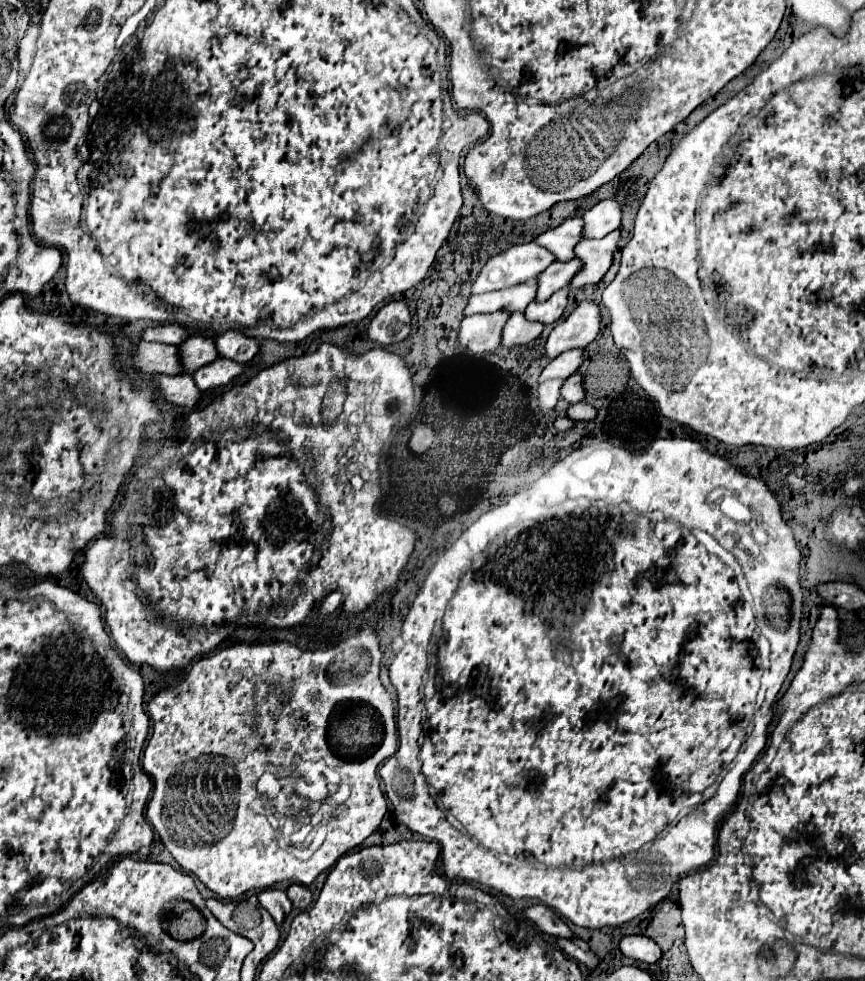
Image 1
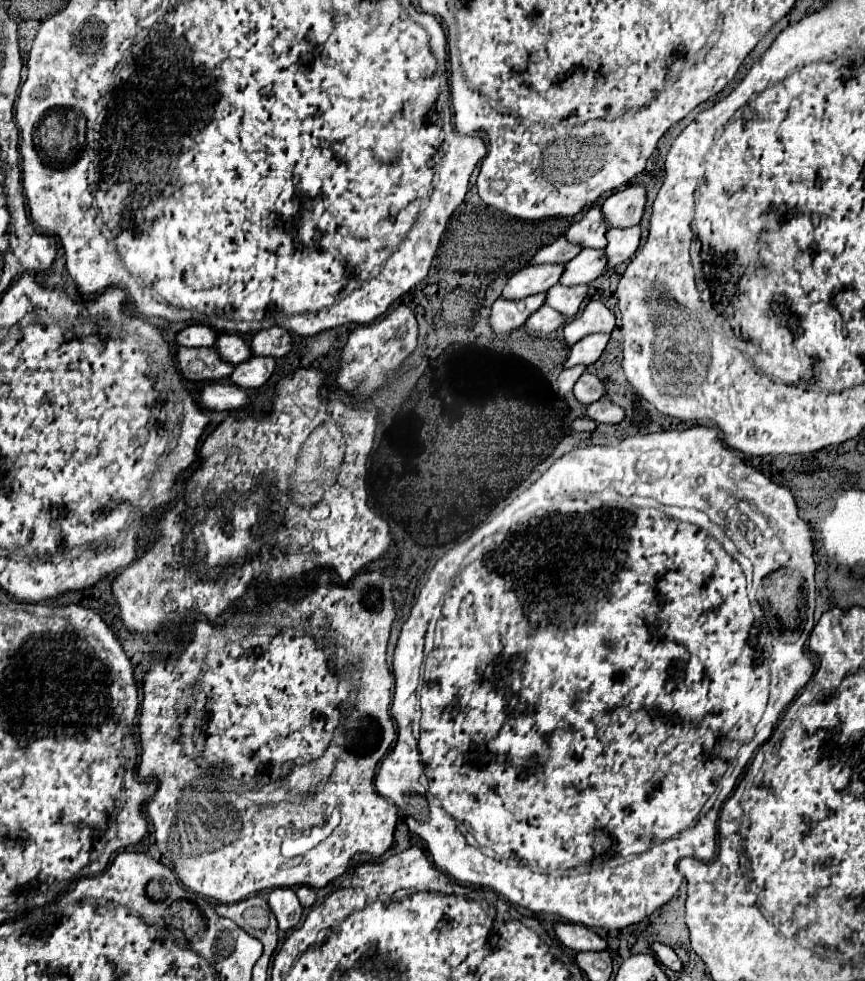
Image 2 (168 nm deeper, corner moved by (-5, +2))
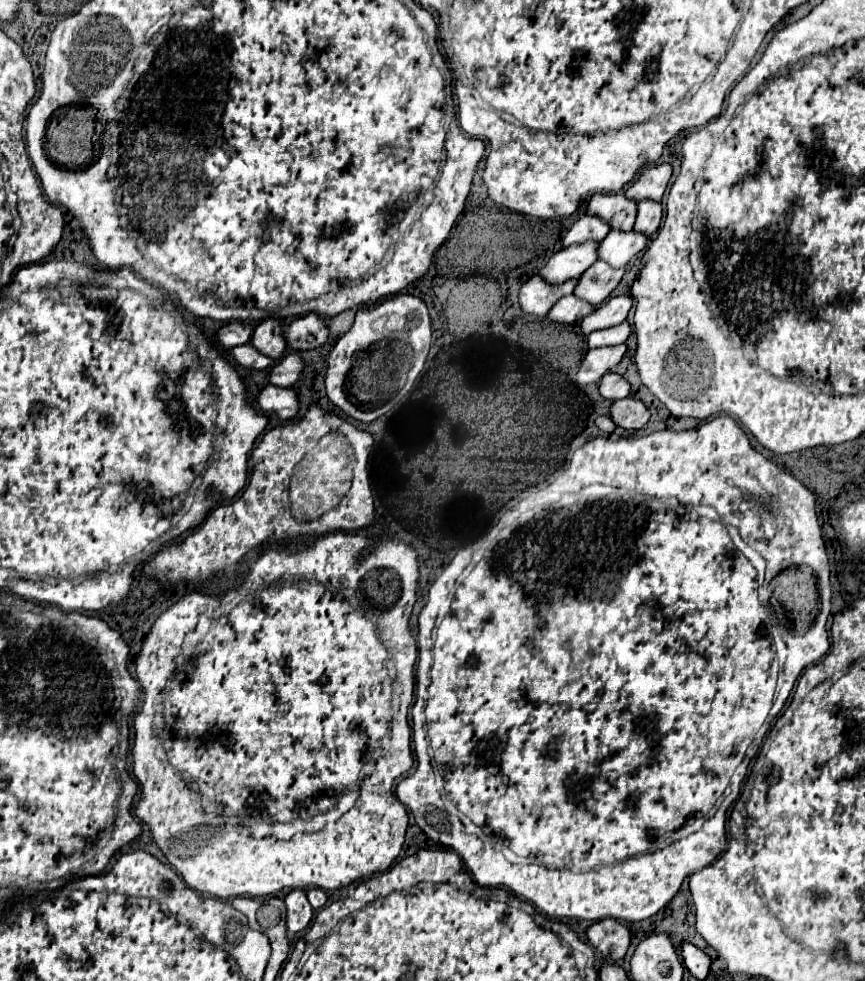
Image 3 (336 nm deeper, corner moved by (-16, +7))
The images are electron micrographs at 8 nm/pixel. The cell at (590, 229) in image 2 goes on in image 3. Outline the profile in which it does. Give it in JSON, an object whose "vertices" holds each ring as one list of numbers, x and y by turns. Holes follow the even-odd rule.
{"vertices":[[624,192,594,194,588,202,588,214,596,214,610,224,612,230,632,230,636,218,636,202,628,200]]}

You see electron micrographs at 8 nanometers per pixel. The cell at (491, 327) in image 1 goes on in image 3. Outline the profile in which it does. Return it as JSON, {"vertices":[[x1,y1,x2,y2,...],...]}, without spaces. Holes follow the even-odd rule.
{"vertices":[[532,276,528,282,522,284,520,288,520,308,522,312,526,314,532,314,532,316,546,316,548,310,562,298,562,296,568,296,574,292,574,286,576,286,576,278,574,280,568,280,564,284,558,284,558,286,552,286,548,282,544,282,540,276]]}

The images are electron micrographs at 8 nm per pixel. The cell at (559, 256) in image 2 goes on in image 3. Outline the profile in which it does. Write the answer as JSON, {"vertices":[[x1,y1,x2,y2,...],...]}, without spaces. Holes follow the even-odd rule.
{"vertices":[[586,214,568,230,568,236,562,242,562,248,568,248,572,244,582,244,582,242,602,242,608,232,610,232,610,226,606,222]]}

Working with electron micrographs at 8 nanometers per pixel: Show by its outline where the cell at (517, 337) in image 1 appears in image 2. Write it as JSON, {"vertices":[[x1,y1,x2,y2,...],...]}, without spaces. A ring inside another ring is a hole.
{"vertices":[[543,305,539,311,535,311,529,319,527,319,527,323,525,323,525,327,531,331,537,331,537,333,551,333,551,331,555,331,557,327,561,327,565,323,565,315,561,315,559,311,555,311,553,307,549,307,549,305]]}

